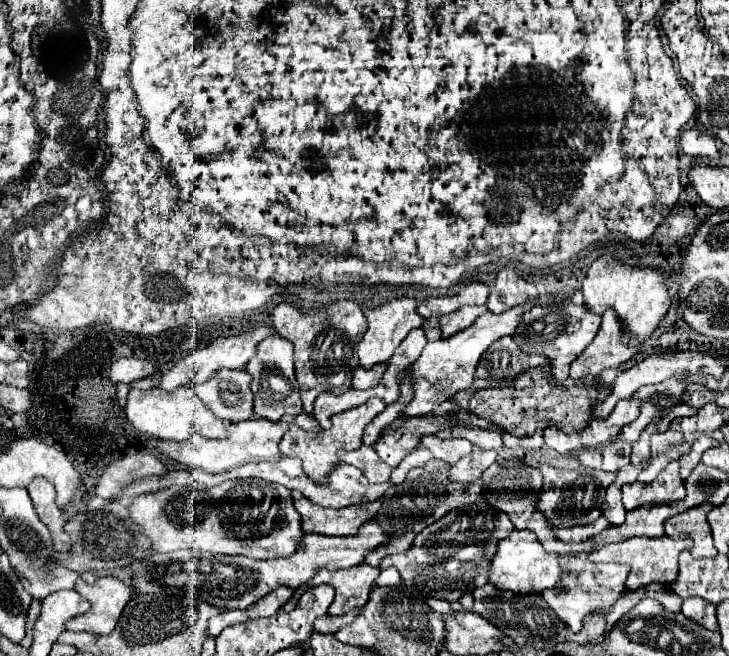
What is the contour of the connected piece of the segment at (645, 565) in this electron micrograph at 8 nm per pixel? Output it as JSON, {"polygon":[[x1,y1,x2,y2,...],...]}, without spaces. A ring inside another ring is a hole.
{"polygon":[[650,539,650,545,642,547,636,555,632,571,626,579,628,589,638,589,652,581,674,581,678,575,678,555,688,545,688,539]]}

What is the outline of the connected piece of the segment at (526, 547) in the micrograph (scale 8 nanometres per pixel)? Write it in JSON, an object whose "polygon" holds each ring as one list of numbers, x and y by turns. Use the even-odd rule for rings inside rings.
{"polygon":[[514,529,510,537,502,539,496,545,496,553,490,561,490,577,488,581,498,591,510,591,514,595,528,595,528,593,542,593,544,589,556,587,560,583,560,565,554,553,548,553,540,541,534,539,532,531,518,531]]}

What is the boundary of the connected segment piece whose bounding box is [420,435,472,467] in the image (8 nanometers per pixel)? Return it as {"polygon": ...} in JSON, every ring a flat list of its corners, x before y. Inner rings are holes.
{"polygon":[[422,437,420,445,426,447,436,459,444,461,448,466,453,466,454,462,460,458,460,451,470,451,471,443,466,439,440,439,440,437]]}

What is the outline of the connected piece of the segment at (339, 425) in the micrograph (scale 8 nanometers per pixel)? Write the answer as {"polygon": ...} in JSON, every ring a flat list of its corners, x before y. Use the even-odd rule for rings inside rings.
{"polygon":[[370,399,370,401,366,401,360,407,336,413,336,415,330,417,332,427,330,429,322,429,322,431,314,433,312,437,310,437,310,431,286,431,284,437,282,437,282,443,280,443,280,451,286,457,298,457,302,461,302,467,304,467,304,471,306,471,306,475,310,479,314,479,316,483,326,483,330,471,340,465,340,459,336,457,336,451,338,449,358,449,362,445,364,427,374,419,374,415,382,413,384,407,386,407,384,401]]}

